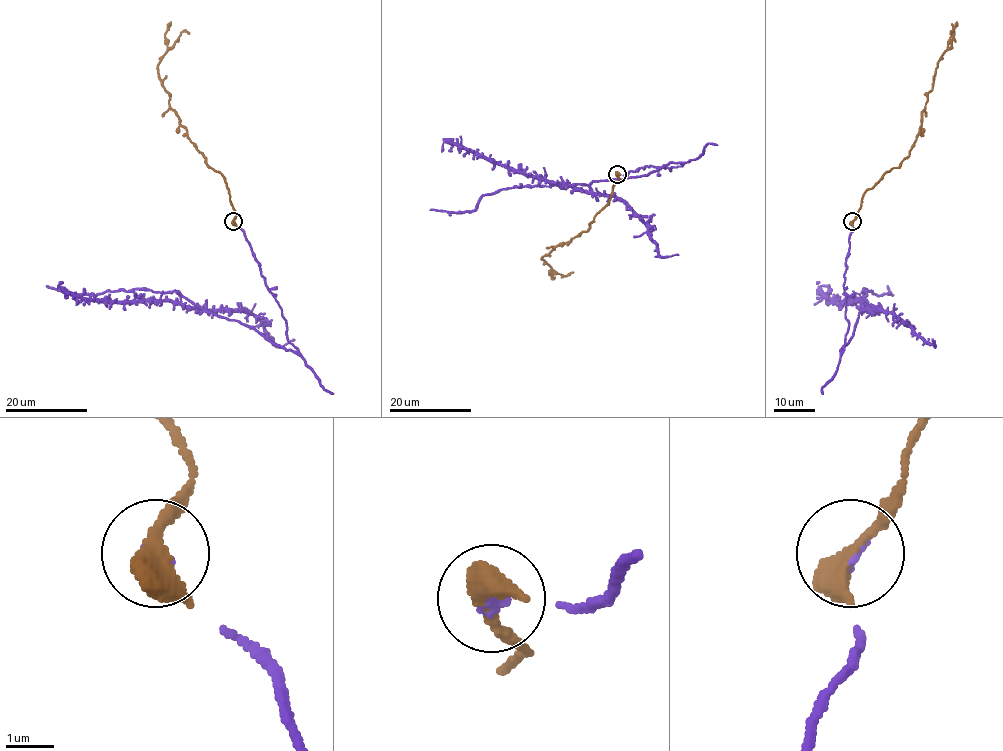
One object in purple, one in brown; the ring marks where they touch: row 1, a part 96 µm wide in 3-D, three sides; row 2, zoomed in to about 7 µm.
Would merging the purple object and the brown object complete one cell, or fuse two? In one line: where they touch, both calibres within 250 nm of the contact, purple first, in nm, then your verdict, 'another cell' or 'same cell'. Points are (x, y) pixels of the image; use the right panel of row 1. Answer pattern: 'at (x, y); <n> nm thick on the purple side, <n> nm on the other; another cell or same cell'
at (852, 221); 110 nm thick on the purple side, 440 nm on the other; same cell

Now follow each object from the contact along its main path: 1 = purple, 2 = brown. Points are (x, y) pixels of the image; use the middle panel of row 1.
1: (617, 175), (646, 166), (670, 171), (680, 163), (566, 188), (500, 189), (482, 196), (472, 211), (430, 210)
2: (617, 175), (609, 202), (586, 231), (541, 259), (556, 273), (573, 272)

